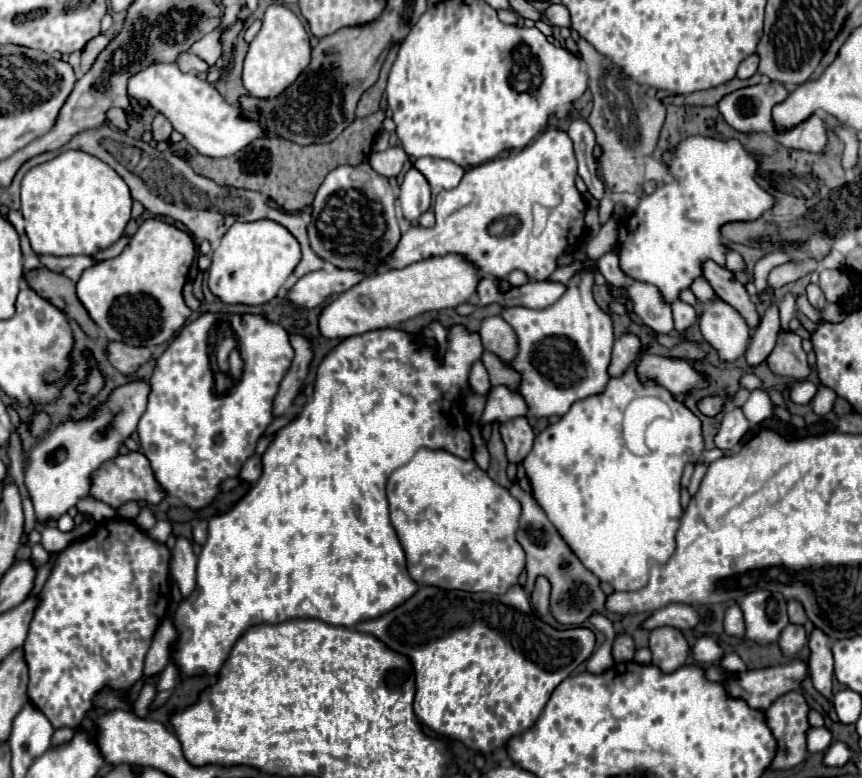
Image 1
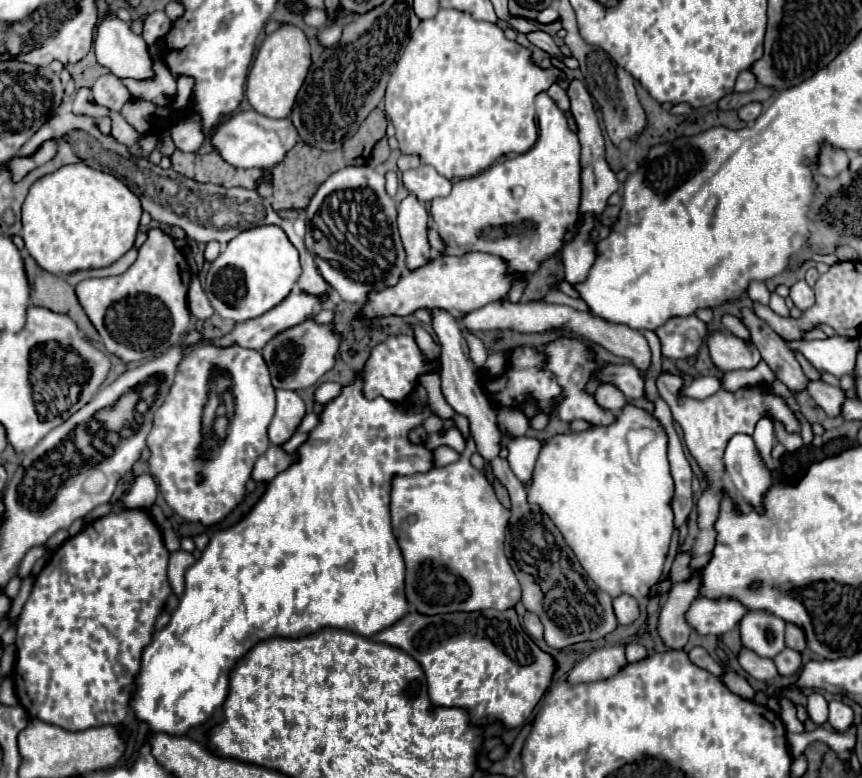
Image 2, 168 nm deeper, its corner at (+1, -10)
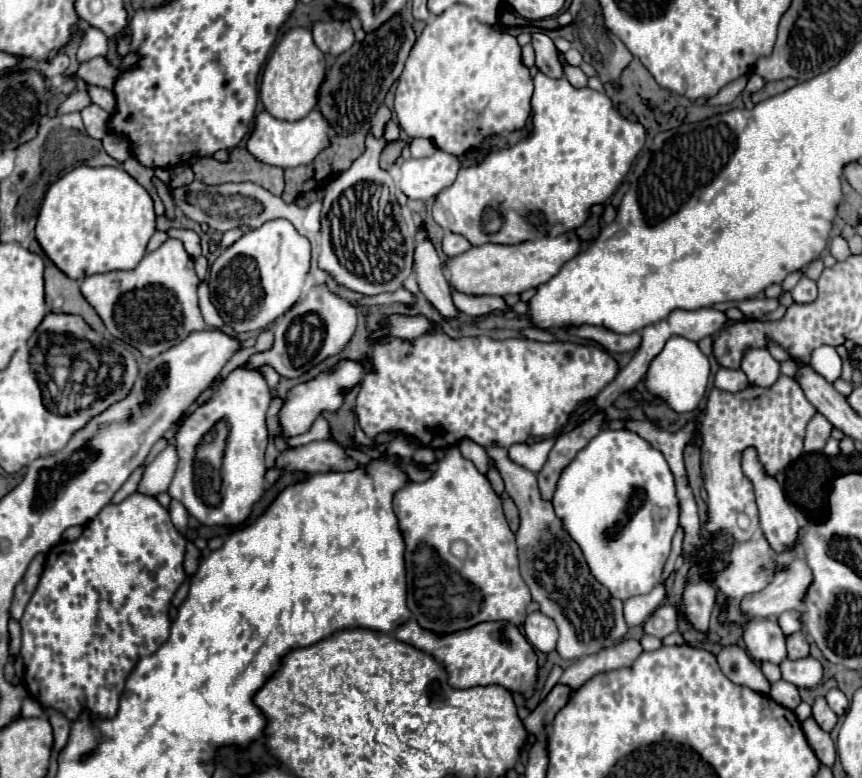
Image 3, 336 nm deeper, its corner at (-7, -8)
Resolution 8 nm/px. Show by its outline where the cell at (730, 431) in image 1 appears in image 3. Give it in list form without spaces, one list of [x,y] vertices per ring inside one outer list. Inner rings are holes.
[[[746,447],[742,453],[742,471],[744,475],[750,479],[750,483],[754,485],[754,493],[756,493],[756,505],[760,511],[760,527],[764,531],[764,537],[768,539],[770,547],[776,553],[782,553],[786,549],[792,547],[792,543],[798,539],[798,529],[802,527],[804,519],[802,513],[786,499],[780,483],[764,469],[764,465],[758,459],[758,451],[754,447]]]

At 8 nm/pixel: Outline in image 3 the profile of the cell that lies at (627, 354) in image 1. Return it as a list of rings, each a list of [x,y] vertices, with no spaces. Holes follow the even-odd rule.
[[[604,411],[592,413],[588,419],[584,419],[580,425],[576,425],[570,431],[564,431],[556,437],[556,443],[548,455],[546,465],[538,473],[538,485],[544,499],[550,499],[554,493],[554,485],[562,473],[562,469],[574,459],[574,453],[582,449],[592,437],[596,437],[602,431],[602,423],[606,419]]]

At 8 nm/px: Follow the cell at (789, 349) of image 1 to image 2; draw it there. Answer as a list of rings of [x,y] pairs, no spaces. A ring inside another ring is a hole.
[[[810,381],[808,393],[816,401],[816,405],[820,405],[830,417],[840,417],[842,405],[846,399],[846,393],[842,387],[832,387],[824,381]]]

